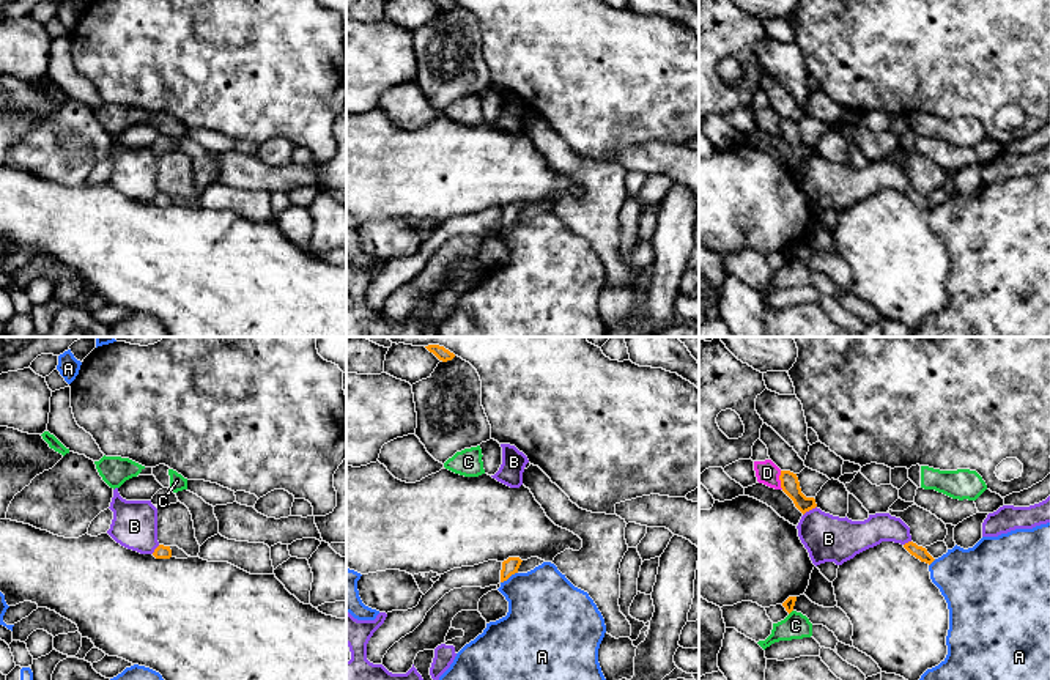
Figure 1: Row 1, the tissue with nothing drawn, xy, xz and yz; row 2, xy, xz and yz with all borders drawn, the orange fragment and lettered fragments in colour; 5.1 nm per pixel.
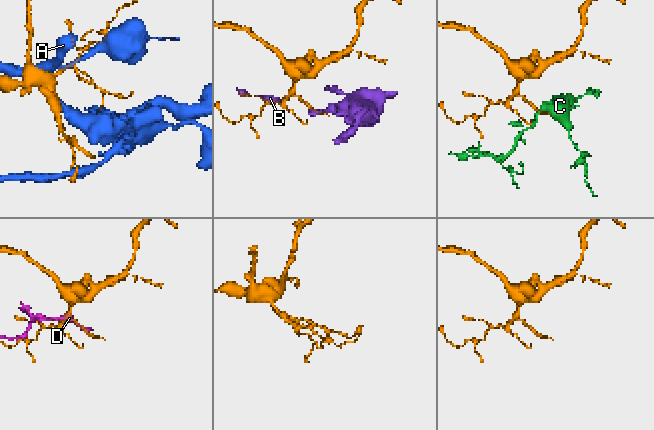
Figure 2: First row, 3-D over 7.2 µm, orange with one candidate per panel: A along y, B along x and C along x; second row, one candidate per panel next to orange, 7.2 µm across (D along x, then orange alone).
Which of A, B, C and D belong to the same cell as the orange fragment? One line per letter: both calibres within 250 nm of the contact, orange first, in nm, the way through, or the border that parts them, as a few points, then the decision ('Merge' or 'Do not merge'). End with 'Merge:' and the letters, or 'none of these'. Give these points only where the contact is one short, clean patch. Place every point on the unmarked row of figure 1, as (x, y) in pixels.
A: Thickness 80 nm (orange) against 380 nm. Do not merge
B: Thickness 100 nm (orange) against 240 nm. Do not merge
C: Thickness 60 nm (orange) against 140 nm. Boundary: yz (792, 257), (789, 262). Do not merge
D: Thickness 100 nm (orange) against 120 nm. Do not merge
Merge: none of these

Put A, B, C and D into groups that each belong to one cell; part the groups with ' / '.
A / B / C / D

